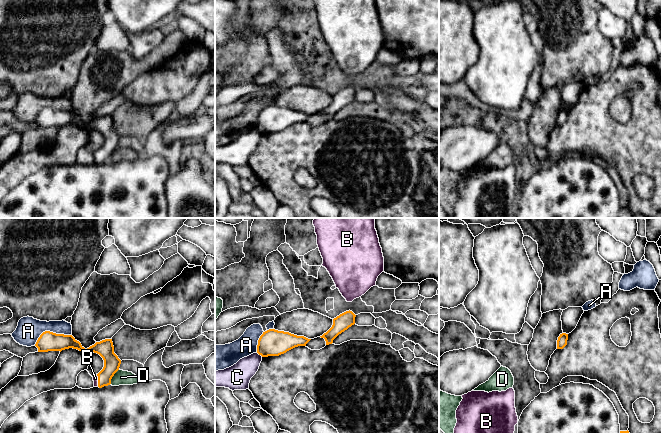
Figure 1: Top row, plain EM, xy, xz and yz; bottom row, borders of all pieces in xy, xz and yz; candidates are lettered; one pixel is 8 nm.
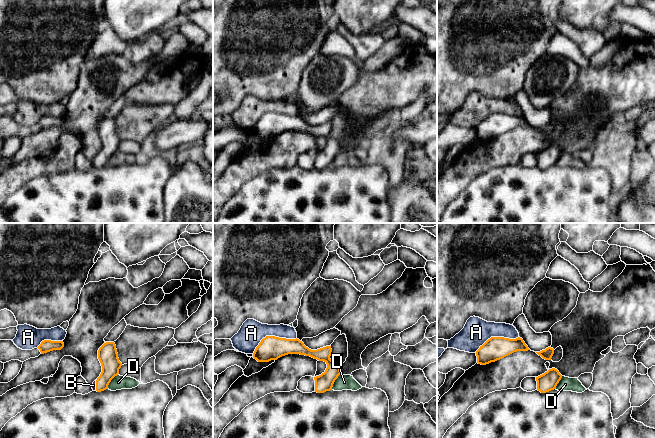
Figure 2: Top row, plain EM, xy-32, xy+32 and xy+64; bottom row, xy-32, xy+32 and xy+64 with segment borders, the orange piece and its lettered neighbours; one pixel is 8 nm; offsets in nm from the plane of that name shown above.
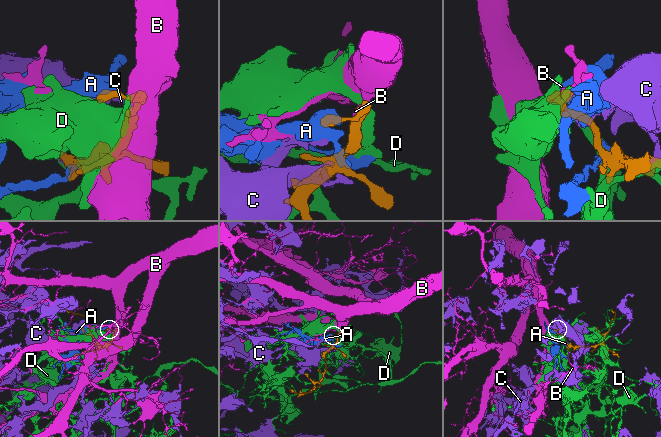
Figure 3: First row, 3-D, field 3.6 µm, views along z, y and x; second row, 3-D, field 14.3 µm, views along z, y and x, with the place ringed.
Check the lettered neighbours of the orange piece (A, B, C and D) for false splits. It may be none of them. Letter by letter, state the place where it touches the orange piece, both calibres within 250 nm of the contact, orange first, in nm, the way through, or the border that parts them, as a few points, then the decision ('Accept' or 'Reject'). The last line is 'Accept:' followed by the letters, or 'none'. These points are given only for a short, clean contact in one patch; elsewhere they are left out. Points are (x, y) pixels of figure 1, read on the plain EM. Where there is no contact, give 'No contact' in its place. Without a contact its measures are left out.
A: Touches orange at xy (50, 108). Thickness 160 nm (orange) against 200 nm. Reject
B: Touches orange at xy (98, 156). Thickness 130 nm (orange) against 50 nm. Accept
C: Touches orange at xz (260, 130). Thickness 220 nm (orange) against 200 nm. Reject
D: Touches orange at xy (112, 152). Thickness 140 nm (orange) against 120 nm. Reject
Accept: B

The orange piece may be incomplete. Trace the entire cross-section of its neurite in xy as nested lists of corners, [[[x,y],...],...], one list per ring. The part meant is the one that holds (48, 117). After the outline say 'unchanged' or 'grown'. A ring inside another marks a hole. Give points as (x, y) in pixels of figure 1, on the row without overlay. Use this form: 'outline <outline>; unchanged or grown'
outline [[[45,107],[38,114],[35,122],[38,124],[38,128],[61,128],[62,126],[73,124],[79,127],[87,126],[99,130],[104,136],[104,143],[93,153],[94,163],[102,164],[110,161],[112,153],[119,146],[121,140],[121,136],[114,129],[112,115],[96,118],[94,121],[85,125],[72,111]]]; grown

